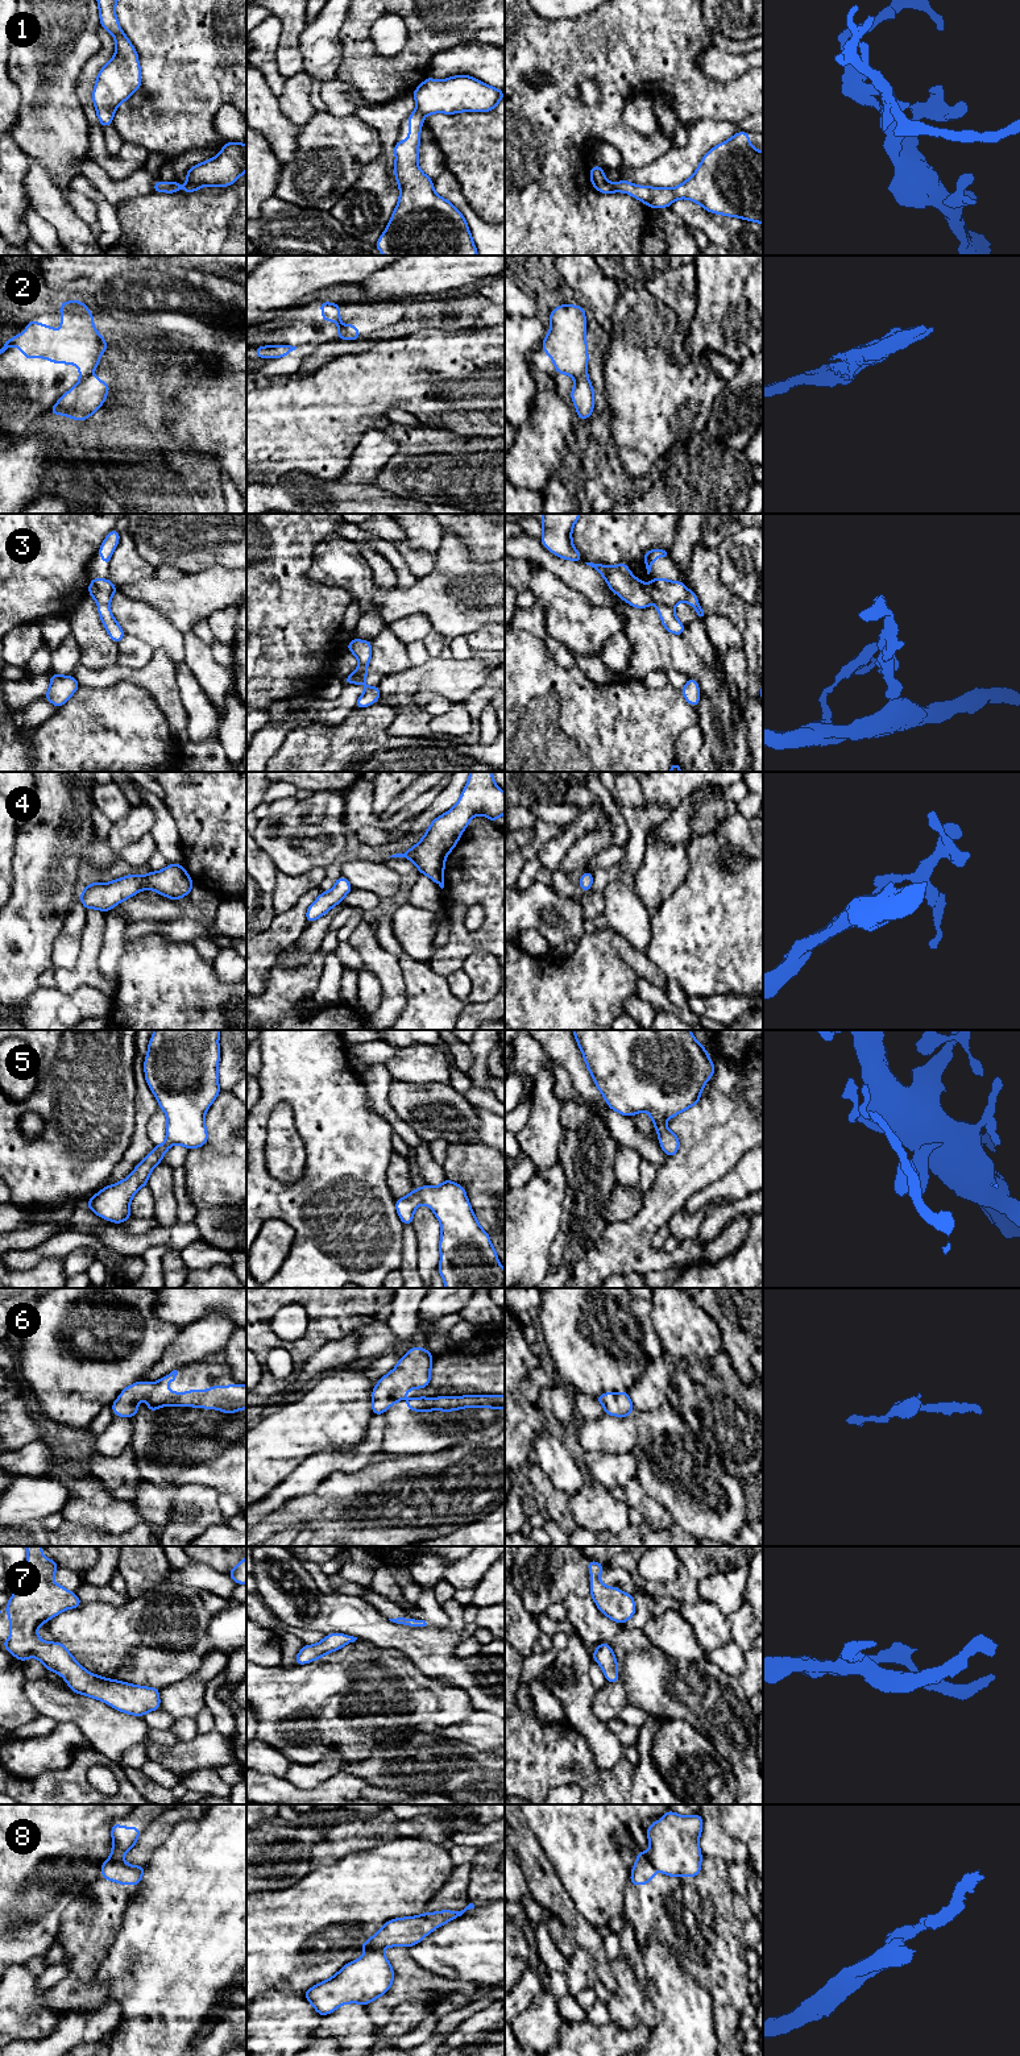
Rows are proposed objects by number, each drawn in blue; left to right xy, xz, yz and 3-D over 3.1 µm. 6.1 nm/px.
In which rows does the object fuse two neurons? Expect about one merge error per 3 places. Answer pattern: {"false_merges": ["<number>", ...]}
{"false_merges": ["2", "8"]}

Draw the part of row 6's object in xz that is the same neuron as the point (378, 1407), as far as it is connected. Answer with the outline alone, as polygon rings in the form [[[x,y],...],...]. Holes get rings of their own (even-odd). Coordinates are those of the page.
[[[410,1347],[398,1365],[382,1376],[372,1391],[372,1415],[382,1415],[412,1388],[426,1388],[431,1380],[434,1355],[423,1347]]]

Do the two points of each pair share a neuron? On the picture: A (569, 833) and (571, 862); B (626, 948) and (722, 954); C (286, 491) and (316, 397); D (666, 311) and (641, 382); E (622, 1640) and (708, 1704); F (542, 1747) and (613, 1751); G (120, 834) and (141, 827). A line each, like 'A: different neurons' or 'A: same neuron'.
A: different neurons
B: different neurons
C: different neurons
D: same neuron
E: same neuron
F: different neurons
G: same neuron

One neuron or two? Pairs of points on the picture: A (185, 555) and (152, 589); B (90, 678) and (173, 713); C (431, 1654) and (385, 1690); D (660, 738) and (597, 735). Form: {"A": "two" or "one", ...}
{"A": "two", "B": "one", "C": "two", "D": "one"}

